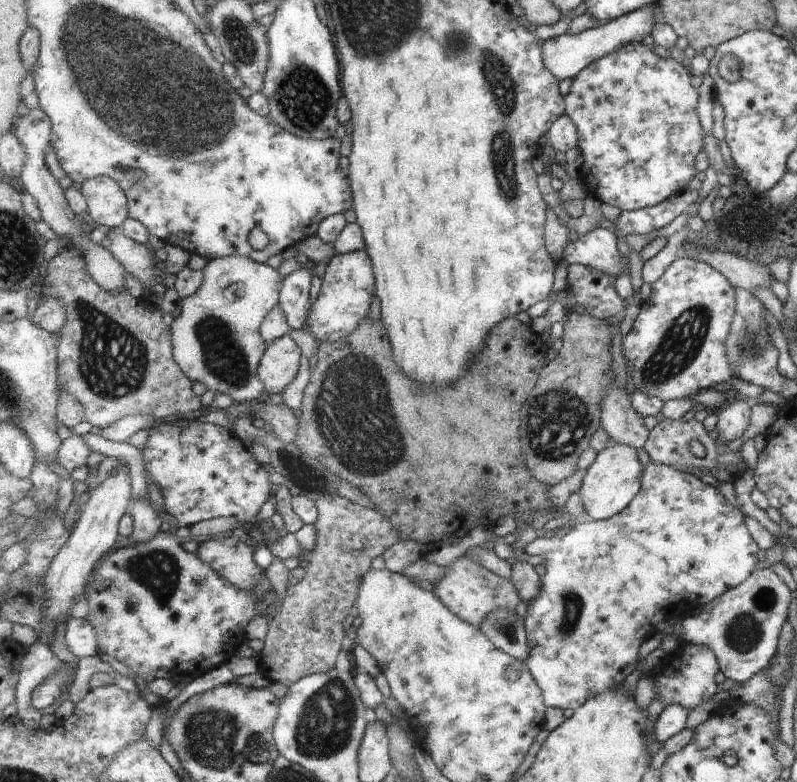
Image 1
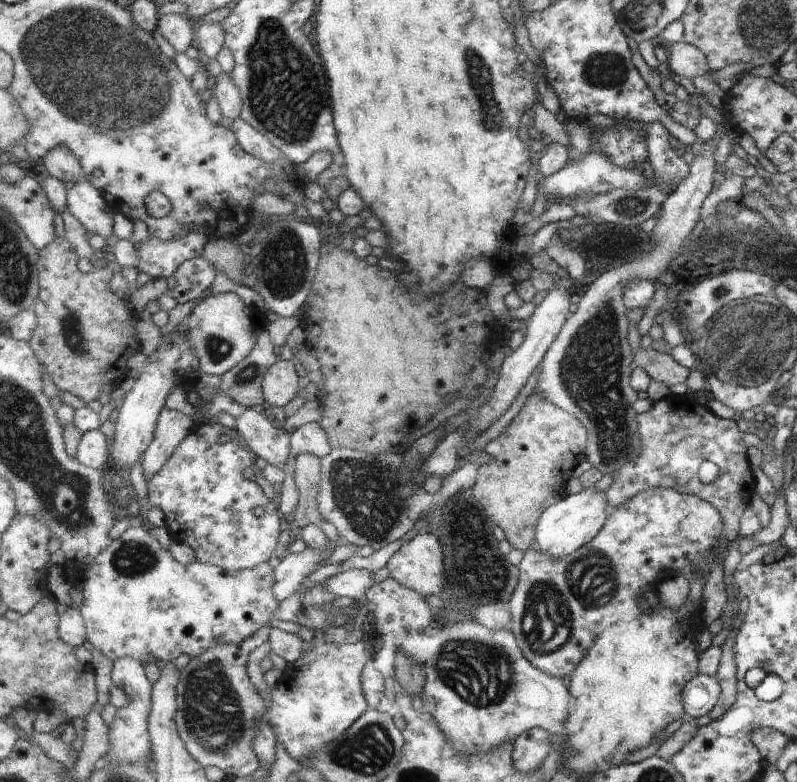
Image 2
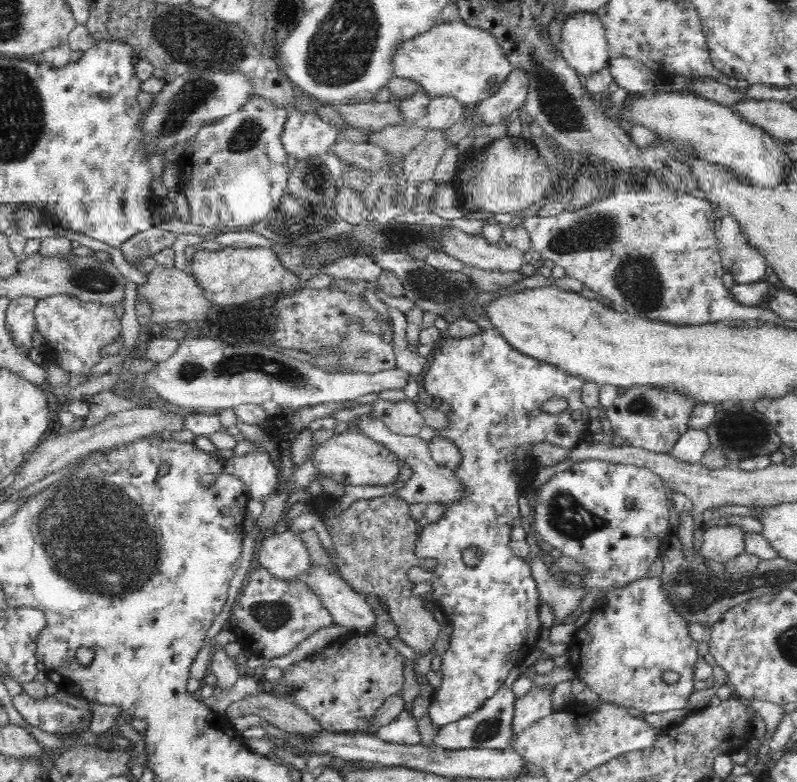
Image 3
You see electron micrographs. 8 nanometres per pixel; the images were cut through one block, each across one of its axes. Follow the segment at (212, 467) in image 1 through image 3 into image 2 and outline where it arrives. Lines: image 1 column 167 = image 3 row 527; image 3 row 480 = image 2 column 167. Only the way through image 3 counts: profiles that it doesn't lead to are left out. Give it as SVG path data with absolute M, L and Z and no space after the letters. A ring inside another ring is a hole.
M220 422L213 424L196 424L189 436L179 444L179 447L175 450L173 456L165 462L161 471L157 472L157 474L148 481L149 496L147 499L149 501L149 507L157 507L164 513L165 527L168 530L170 541L185 542L185 544L189 544L189 546L195 550L199 562L215 564L215 566L225 568L225 570L253 569L257 568L257 566L261 566L261 564L267 563L268 560L273 558L273 554L275 554L275 550L277 550L279 534L281 534L281 531L285 526L283 517L278 511L276 500L269 500L267 494L263 492L263 488L261 488L259 484L256 484L254 480L245 480L245 474L243 474L245 468L251 467L258 457L253 450L244 450L244 448L241 448L238 444L239 441L241 441L241 434L236 429L233 430L223 426ZM221 434L227 434L227 436L229 436L229 441L225 444L219 442L219 436L221 436Z

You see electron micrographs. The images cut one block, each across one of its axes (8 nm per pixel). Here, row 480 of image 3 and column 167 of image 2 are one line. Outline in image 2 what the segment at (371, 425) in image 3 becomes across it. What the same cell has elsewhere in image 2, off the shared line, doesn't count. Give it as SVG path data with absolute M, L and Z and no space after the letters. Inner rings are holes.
M168 407L163 408L159 416L155 438L142 459L144 478L147 482L161 471L165 462L173 456L179 444L189 436L195 426L190 416L177 410L169 410Z

